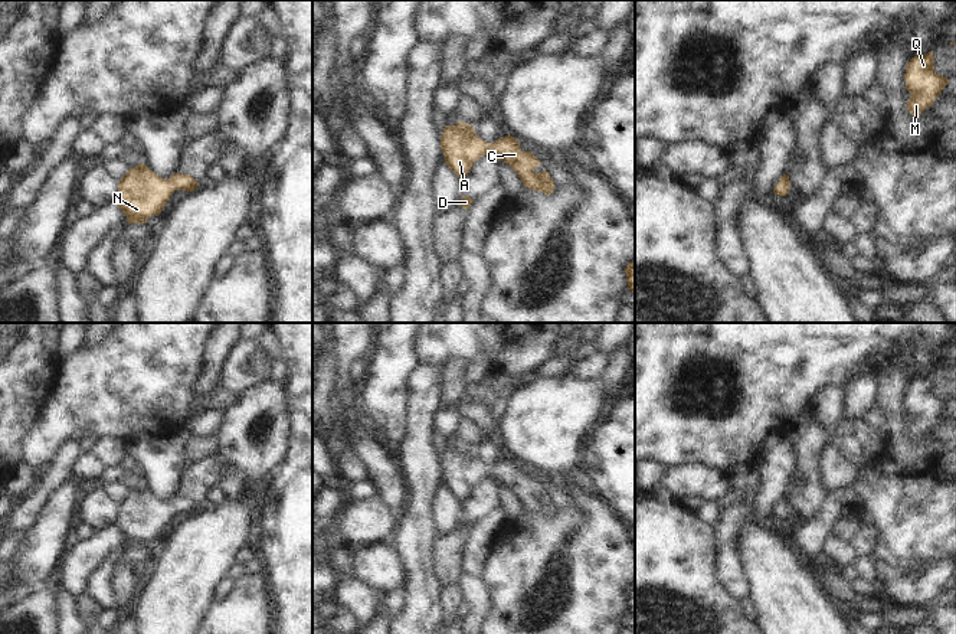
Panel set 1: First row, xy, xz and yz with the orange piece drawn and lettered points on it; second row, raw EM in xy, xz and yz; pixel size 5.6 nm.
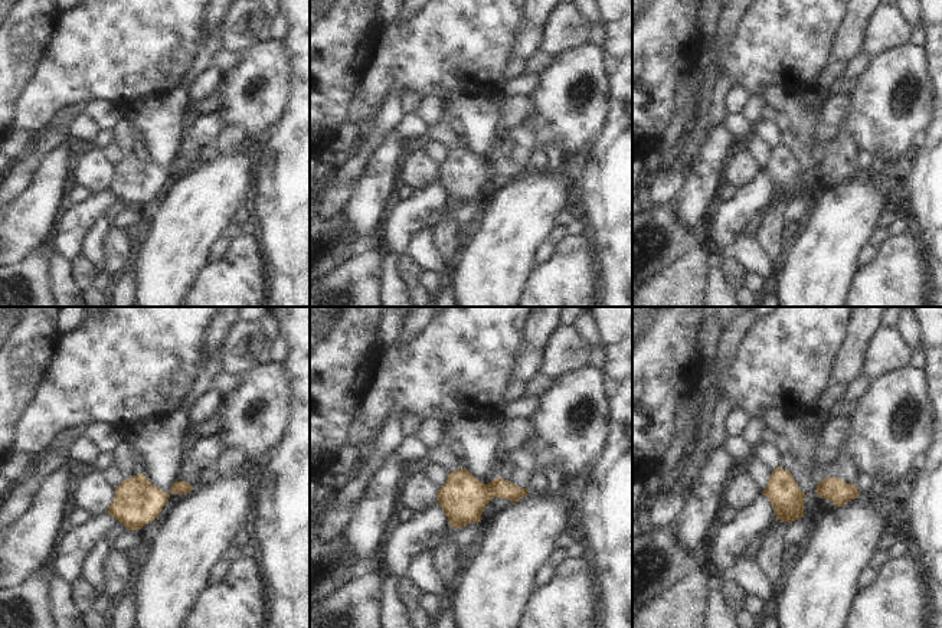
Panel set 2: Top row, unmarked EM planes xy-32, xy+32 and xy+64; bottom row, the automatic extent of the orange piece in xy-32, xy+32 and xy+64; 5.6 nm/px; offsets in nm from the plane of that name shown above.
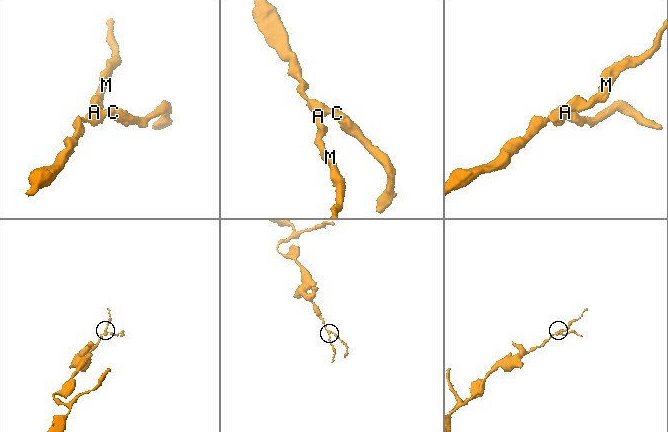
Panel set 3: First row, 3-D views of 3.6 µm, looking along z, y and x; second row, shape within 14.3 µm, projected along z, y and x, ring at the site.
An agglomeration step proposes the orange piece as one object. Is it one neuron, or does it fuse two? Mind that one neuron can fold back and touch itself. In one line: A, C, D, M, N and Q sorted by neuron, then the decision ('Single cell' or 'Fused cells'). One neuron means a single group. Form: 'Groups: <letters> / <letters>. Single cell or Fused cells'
Groups: A C D M N Q. Single cell.

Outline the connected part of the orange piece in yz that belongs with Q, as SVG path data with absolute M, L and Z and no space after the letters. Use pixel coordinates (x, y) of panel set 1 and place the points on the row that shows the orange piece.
M933 50L910 59L904 73L906 89L911 94L907 110L913 117L934 104L949 79L934 72Z

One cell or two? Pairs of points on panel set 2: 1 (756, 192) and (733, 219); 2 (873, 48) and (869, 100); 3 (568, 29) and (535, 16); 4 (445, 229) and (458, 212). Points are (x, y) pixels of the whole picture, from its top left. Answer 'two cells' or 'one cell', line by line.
1: one cell
2: two cells
3: two cells
4: two cells

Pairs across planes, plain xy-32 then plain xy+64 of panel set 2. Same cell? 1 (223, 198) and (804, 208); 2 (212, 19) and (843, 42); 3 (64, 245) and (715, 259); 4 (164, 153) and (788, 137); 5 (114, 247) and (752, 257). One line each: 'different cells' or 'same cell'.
1: different cells
2: same cell
3: different cells
4: different cells
5: different cells

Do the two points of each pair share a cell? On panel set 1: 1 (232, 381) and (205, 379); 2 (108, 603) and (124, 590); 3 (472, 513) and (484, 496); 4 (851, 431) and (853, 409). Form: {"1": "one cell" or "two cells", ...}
{"1": "two cells", "2": "two cells", "3": "one cell", "4": "two cells"}

